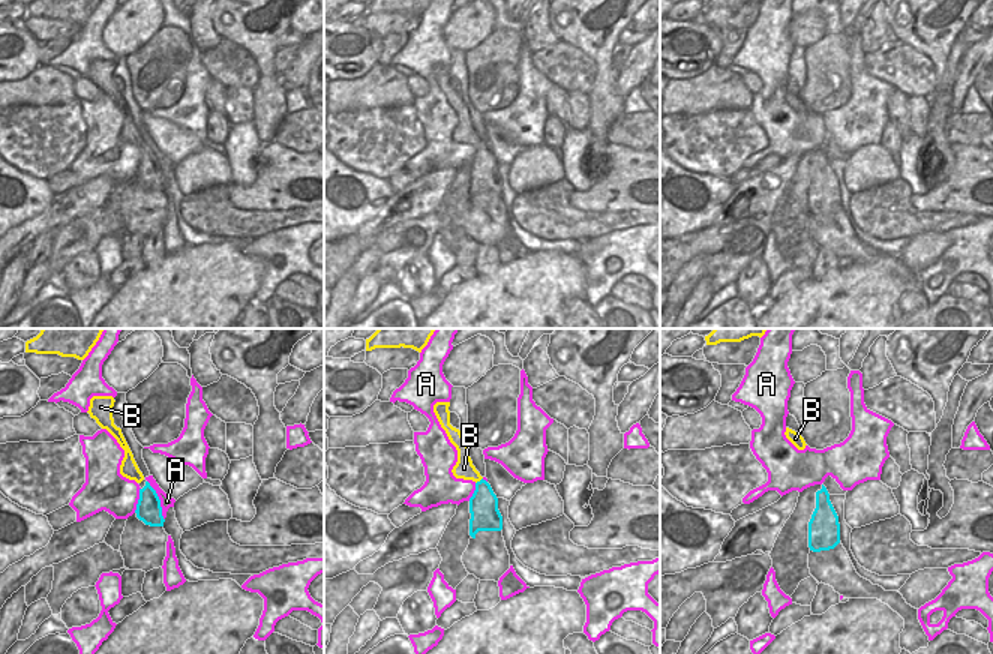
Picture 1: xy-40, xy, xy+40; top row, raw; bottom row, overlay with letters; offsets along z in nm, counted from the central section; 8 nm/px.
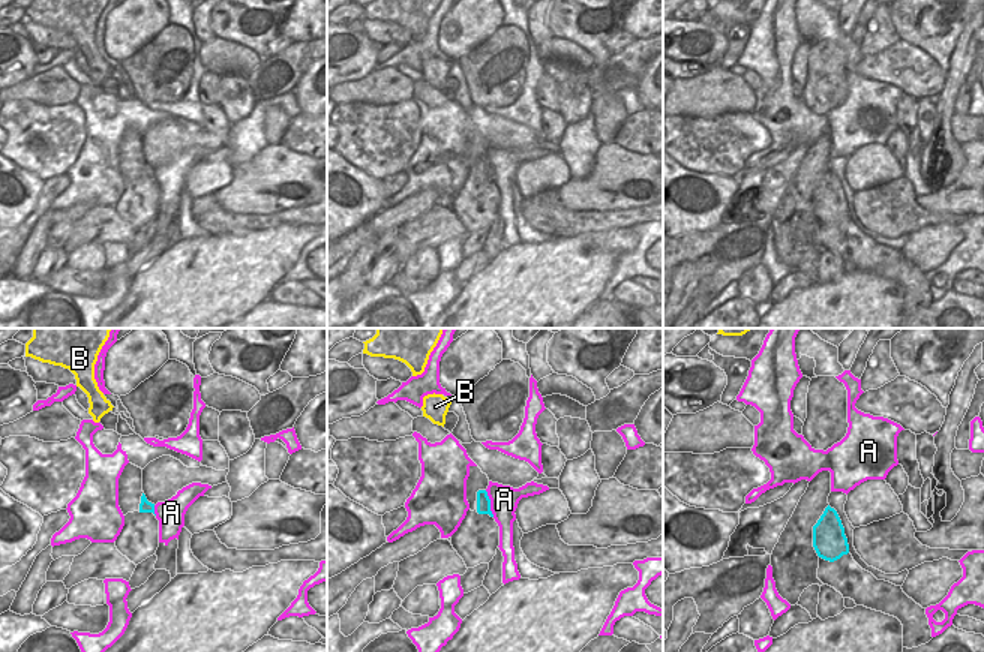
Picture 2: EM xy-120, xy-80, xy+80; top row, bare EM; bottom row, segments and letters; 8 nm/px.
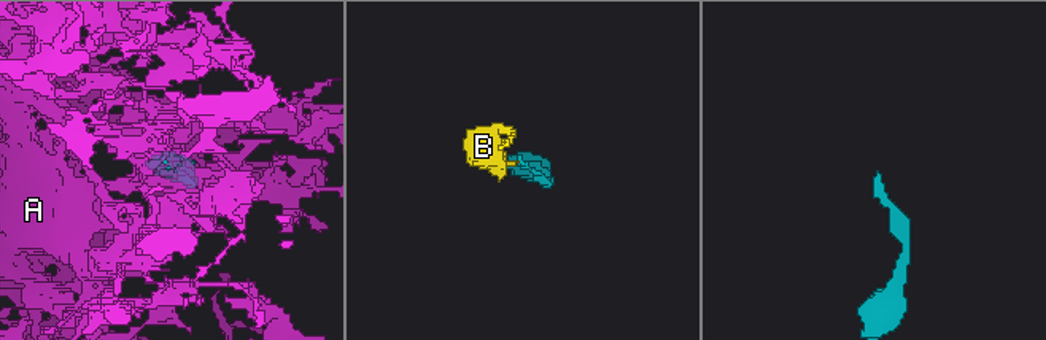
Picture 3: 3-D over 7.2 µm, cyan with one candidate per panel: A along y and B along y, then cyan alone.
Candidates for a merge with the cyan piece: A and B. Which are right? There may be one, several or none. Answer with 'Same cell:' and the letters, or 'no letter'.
Same cell: B.

